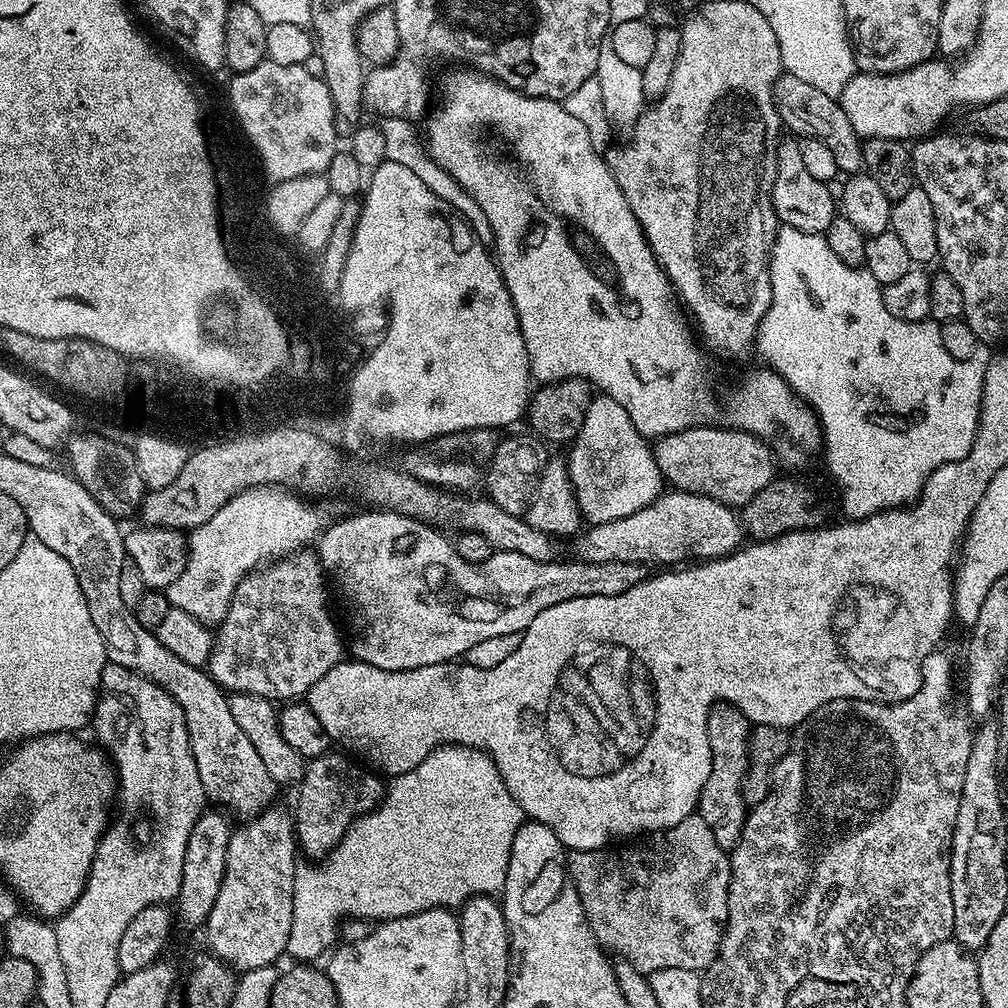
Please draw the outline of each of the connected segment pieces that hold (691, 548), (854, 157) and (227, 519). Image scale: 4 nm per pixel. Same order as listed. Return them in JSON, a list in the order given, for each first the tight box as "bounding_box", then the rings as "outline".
[{"bounding_box":[574,490,742,566],"outline":[[[665,490],[650,506],[642,510],[634,510],[634,514],[626,514],[626,518],[614,518],[614,522],[591,525],[587,530],[581,531],[574,540],[575,559],[586,563],[624,562],[643,566],[650,566],[650,564],[680,566],[685,562],[703,562],[729,555],[737,551],[742,544],[740,541],[742,525],[739,515],[733,509],[714,502],[714,498],[679,490]]]},{"bounding_box":[772,72,864,174],"outline":[[[785,72],[776,79],[772,97],[780,123],[787,131],[788,128],[792,131],[789,133],[800,138],[821,140],[834,154],[834,162],[838,162],[841,173],[856,174],[863,169],[864,146],[861,137],[857,136],[854,126],[850,126],[850,118],[846,118],[837,97],[822,94],[822,90],[802,82],[802,78]]]},{"bounding_box":[167,486,320,626],"outline":[[[269,486],[251,488],[226,502],[226,506],[198,530],[200,552],[193,551],[189,555],[188,565],[167,588],[171,606],[193,615],[207,626],[219,625],[244,576],[265,562],[275,562],[307,549],[311,545],[308,543],[319,537],[320,512],[304,500],[307,499],[283,486]]]}]

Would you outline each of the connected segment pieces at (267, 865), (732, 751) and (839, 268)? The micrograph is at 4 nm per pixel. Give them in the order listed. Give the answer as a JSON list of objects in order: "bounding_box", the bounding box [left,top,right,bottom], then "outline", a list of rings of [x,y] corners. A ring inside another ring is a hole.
[{"bounding_box":[206,806,298,973],"outline":[[[269,806],[260,813],[259,816],[253,816],[241,828],[235,829],[232,837],[232,846],[228,853],[228,869],[222,878],[222,890],[218,890],[218,899],[214,902],[214,910],[210,910],[208,915],[208,922],[206,925],[206,933],[208,932],[208,944],[212,955],[220,960],[224,960],[234,970],[239,970],[241,973],[249,971],[251,968],[266,967],[275,965],[275,960],[285,955],[285,948],[287,946],[287,939],[290,938],[291,916],[294,910],[294,893],[292,893],[292,880],[295,878],[296,869],[294,861],[288,857],[288,852],[296,852],[298,848],[298,841],[294,831],[294,820],[291,815],[288,816],[282,809],[276,808],[277,806]]]},{"bounding_box":[698,702,750,850],"outline":[[[723,702],[710,710],[706,722],[706,734],[710,742],[710,778],[706,778],[706,786],[702,786],[698,815],[710,826],[710,834],[714,834],[714,842],[725,850],[736,847],[744,829],[746,805],[744,802],[744,779],[748,769],[748,738],[750,725],[748,719],[733,704]]]},{"bounding_box":[755,226,990,521],"outline":[[[787,226],[776,229],[776,241],[772,247],[772,256],[768,260],[768,273],[772,287],[772,301],[762,318],[760,328],[756,332],[755,351],[765,365],[785,380],[795,395],[799,396],[816,414],[820,422],[822,433],[822,457],[828,463],[828,472],[836,479],[840,487],[840,508],[845,512],[849,521],[865,520],[874,513],[884,512],[886,509],[907,507],[919,499],[930,474],[940,465],[960,461],[970,454],[972,444],[976,441],[976,430],[980,426],[980,403],[984,393],[984,379],[988,369],[990,352],[987,347],[978,346],[970,358],[959,360],[950,358],[946,354],[946,346],[942,346],[940,324],[929,318],[918,322],[906,322],[903,315],[892,311],[885,304],[881,285],[877,284],[874,274],[870,274],[867,267],[851,268],[846,262],[838,262],[834,250],[821,234],[806,234],[802,230],[794,230]],[[868,336],[912,336],[912,340],[868,340]]]}]

